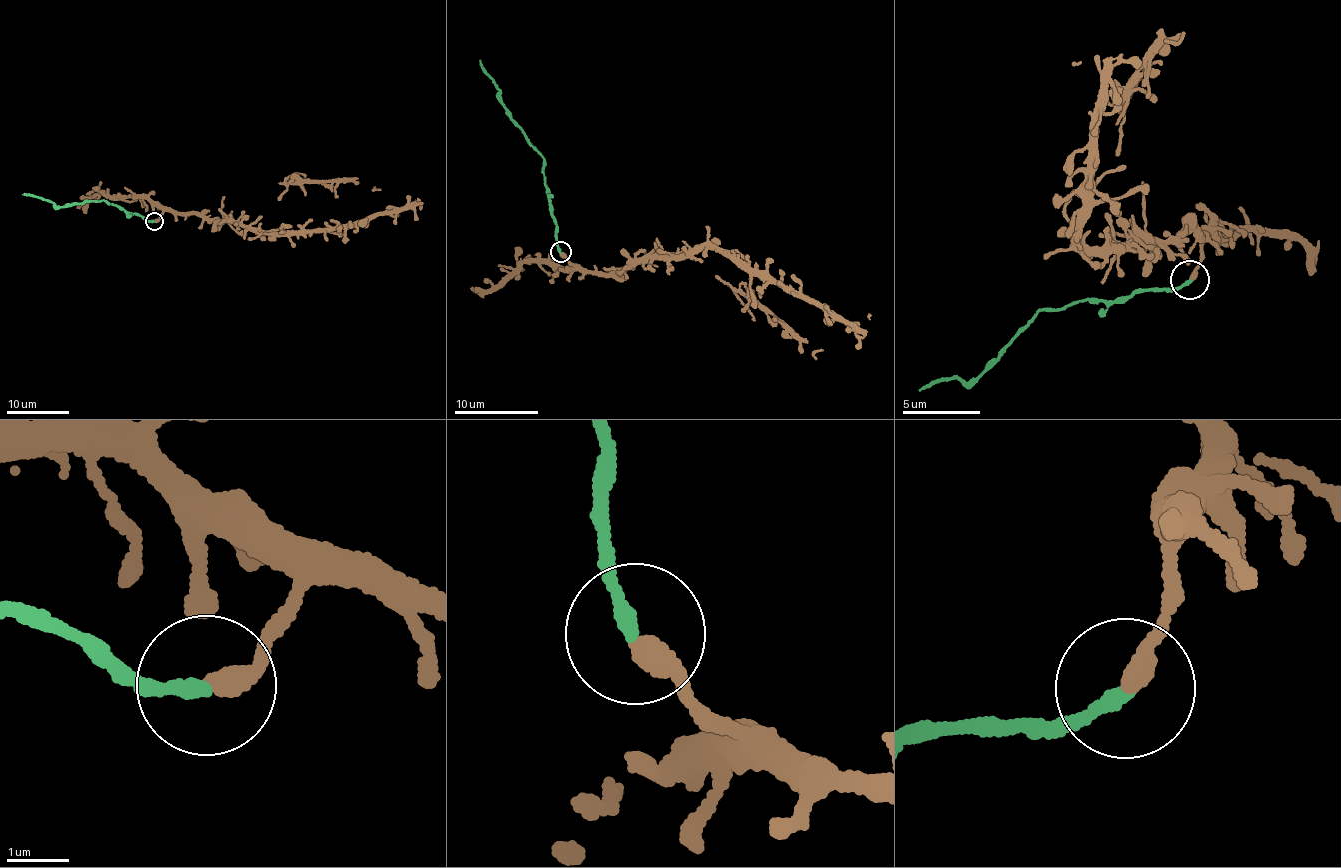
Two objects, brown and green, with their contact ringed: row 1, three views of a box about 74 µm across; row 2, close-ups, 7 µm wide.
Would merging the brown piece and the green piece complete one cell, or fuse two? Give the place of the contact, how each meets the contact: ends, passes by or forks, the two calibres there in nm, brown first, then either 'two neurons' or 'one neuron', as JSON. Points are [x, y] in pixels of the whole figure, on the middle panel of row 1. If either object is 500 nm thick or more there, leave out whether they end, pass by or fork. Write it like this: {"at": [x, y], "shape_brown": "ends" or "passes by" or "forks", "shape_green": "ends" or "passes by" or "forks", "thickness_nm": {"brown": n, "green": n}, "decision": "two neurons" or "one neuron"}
{"at": [560, 252], "shape_brown": "ends", "shape_green": "ends", "thickness_nm": {"brown": 360, "green": 240}, "decision": "two neurons"}

